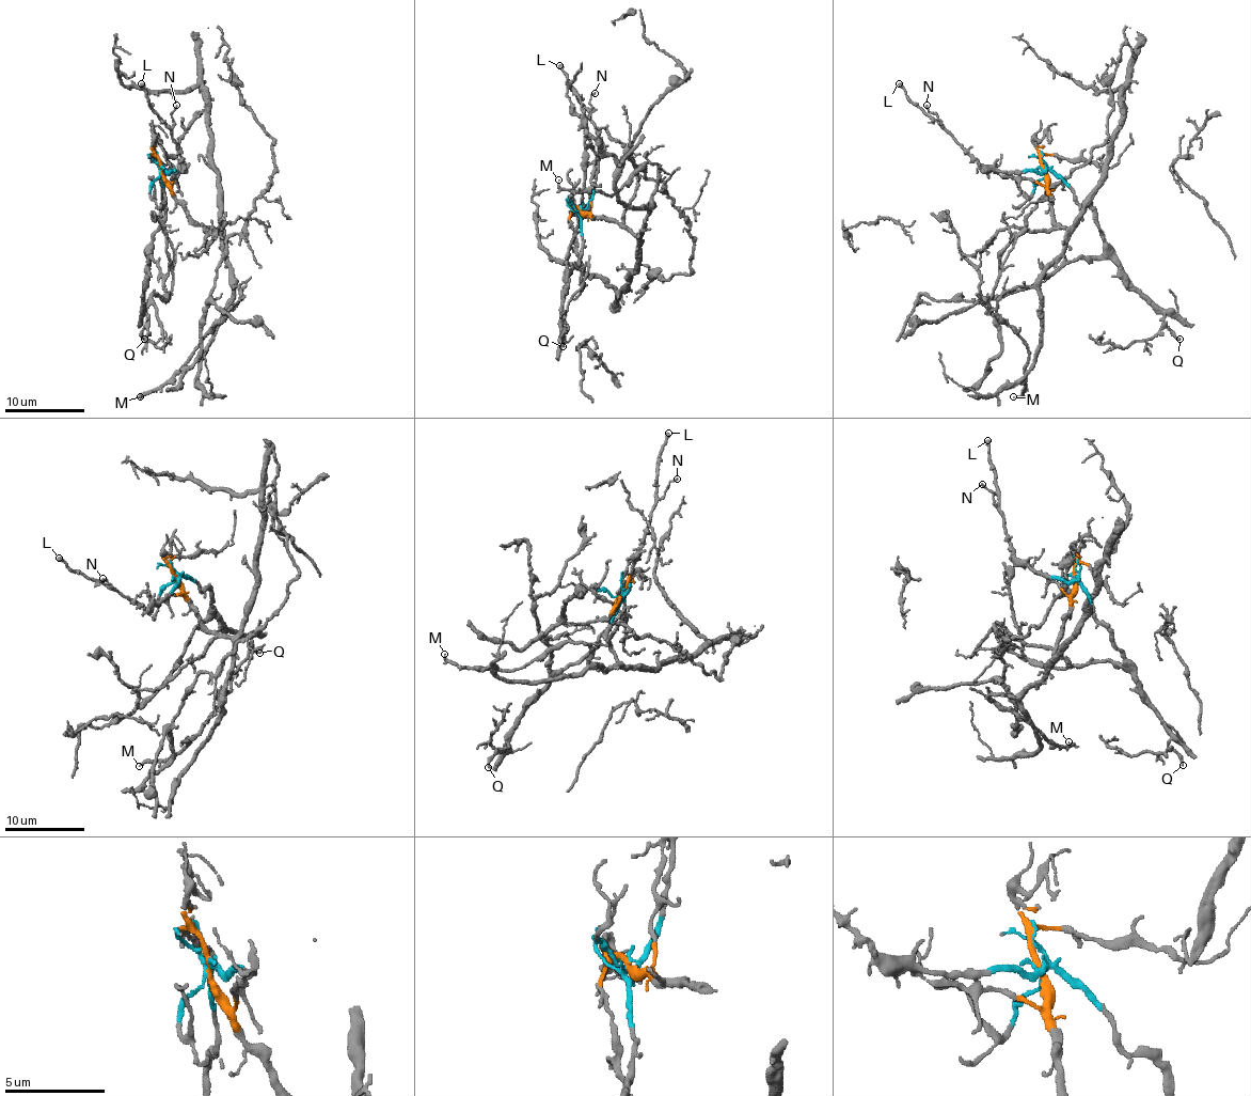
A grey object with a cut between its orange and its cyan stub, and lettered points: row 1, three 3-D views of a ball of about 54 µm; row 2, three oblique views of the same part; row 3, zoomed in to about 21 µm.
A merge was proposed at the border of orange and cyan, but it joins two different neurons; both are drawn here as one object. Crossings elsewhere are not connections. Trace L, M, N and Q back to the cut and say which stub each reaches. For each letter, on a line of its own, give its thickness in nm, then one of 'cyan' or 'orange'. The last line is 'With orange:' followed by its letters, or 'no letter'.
L: 280 nm | cyan
M: 160 nm | orange
N: 110 nm | cyan
Q: 160 nm | cyan
With orange: M

